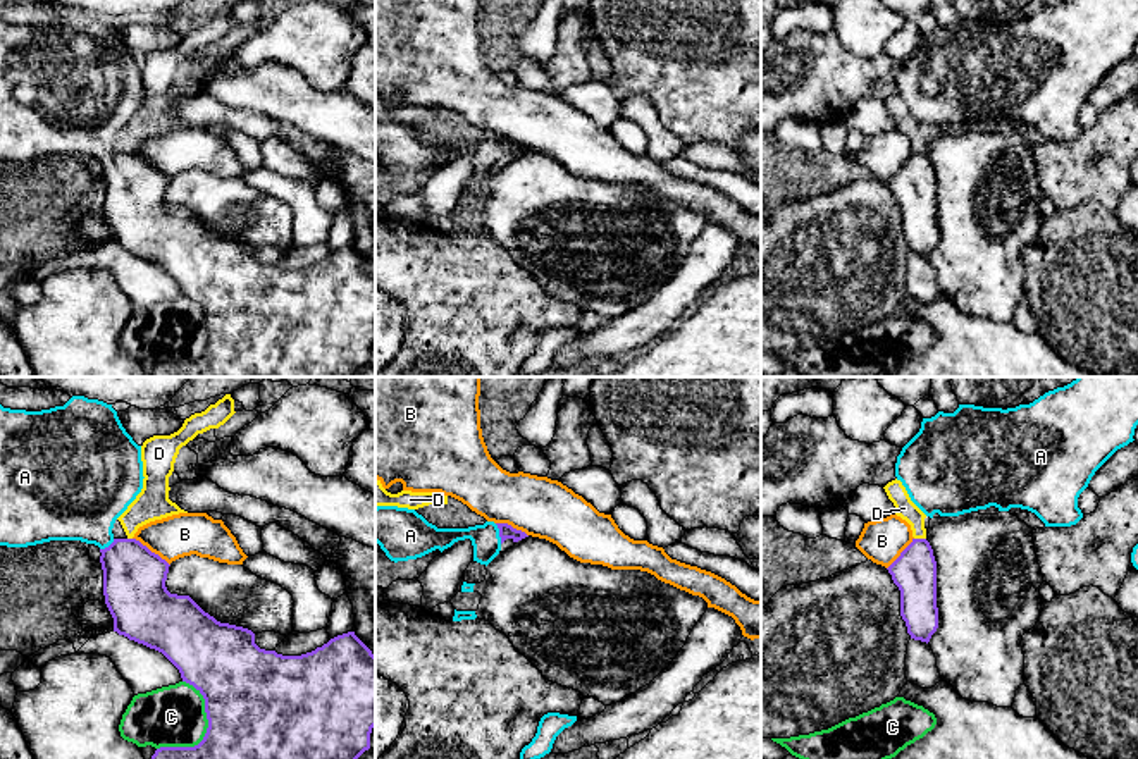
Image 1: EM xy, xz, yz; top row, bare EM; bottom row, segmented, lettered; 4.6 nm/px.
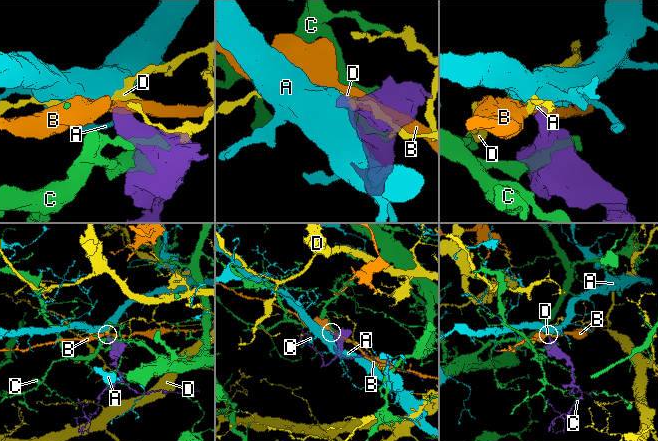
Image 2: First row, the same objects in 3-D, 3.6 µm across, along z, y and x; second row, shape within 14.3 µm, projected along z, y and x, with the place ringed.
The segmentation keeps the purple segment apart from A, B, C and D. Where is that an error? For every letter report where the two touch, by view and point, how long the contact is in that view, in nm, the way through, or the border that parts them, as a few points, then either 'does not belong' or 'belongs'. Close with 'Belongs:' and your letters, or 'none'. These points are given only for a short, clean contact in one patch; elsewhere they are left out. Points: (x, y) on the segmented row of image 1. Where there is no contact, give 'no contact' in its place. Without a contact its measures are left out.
A: xz (500, 534) | 100 nm | across xz (507, 530), (500, 534), (486, 541) | belongs
B: xy (150, 551) | 220 nm | along xy (133, 537), (169, 565) | does not belong
C: xy (207, 730) | 360 nm | does not belong
D: yz (920, 539) | 60 nm | along yz (915, 537), (925, 539) | does not belong
Belongs: A

